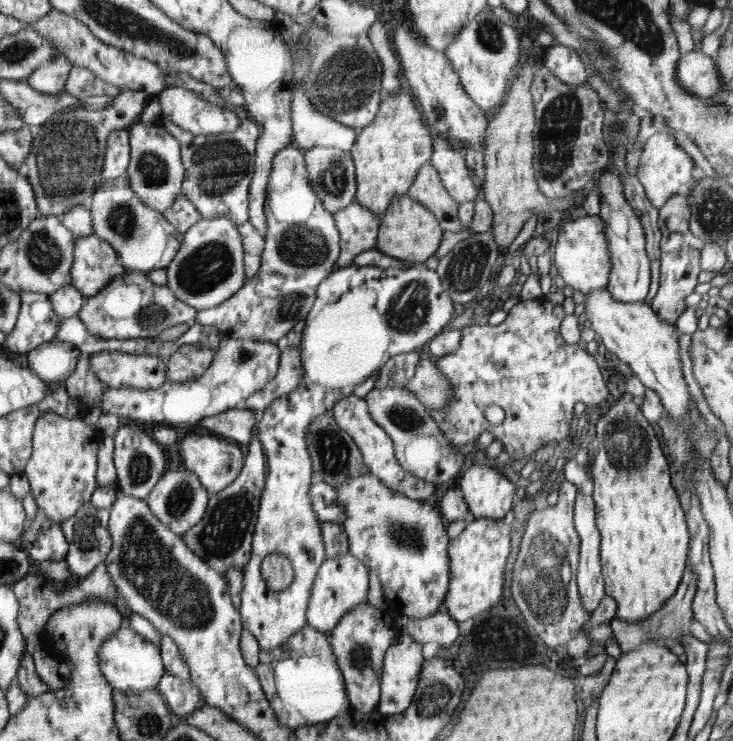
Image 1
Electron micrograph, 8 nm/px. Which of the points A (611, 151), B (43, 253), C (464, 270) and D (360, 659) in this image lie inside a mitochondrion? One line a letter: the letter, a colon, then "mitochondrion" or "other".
A: other
B: mitochondrion
C: mitochondrion
D: mitochondrion

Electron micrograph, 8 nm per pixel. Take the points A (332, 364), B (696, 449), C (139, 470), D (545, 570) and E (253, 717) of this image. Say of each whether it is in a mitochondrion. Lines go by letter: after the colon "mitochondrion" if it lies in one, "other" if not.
A: other
B: mitochondrion
C: mitochondrion
D: mitochondrion
E: other

